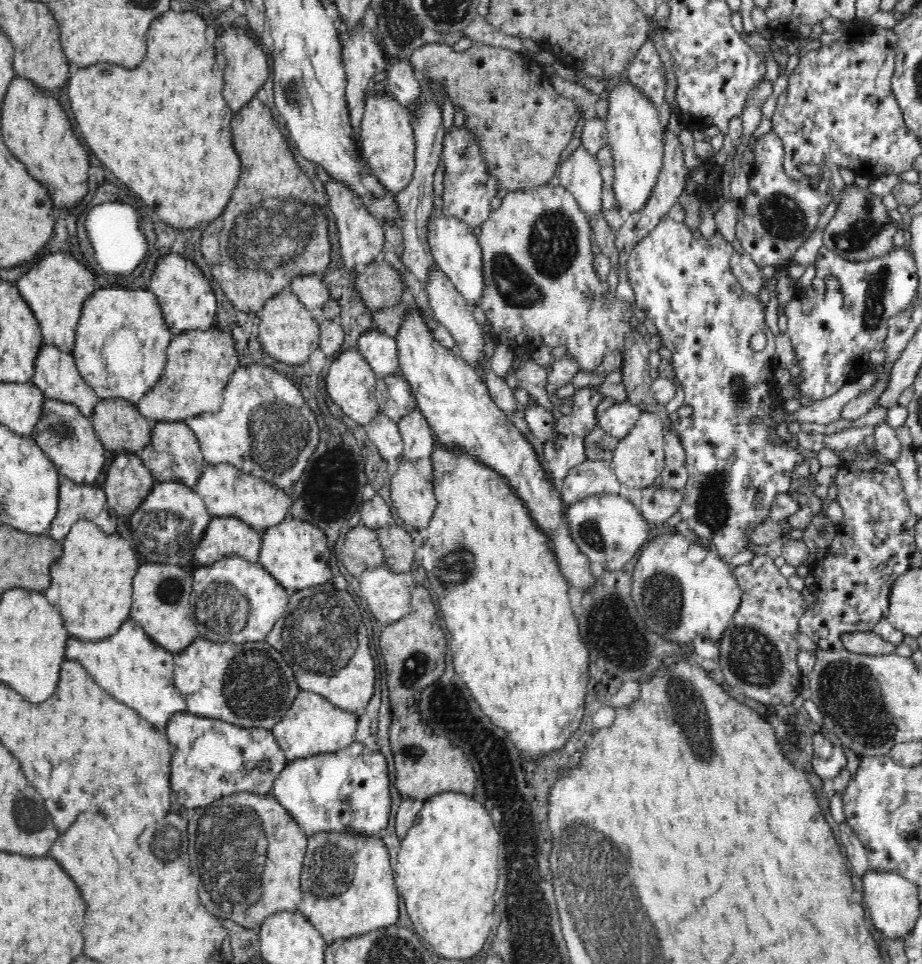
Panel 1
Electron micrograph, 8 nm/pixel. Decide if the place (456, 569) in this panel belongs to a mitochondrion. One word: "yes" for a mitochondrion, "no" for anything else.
yes

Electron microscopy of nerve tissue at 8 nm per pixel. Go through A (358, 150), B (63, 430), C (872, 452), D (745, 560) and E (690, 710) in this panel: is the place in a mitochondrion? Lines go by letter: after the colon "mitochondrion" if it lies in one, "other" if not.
A: other
B: mitochondrion
C: other
D: other
E: mitochondrion

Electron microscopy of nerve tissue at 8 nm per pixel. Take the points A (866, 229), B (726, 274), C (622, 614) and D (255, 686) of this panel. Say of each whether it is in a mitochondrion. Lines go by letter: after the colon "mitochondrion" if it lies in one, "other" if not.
A: mitochondrion
B: other
C: mitochondrion
D: mitochondrion

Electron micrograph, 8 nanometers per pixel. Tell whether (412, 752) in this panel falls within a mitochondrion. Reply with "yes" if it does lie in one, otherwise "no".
yes

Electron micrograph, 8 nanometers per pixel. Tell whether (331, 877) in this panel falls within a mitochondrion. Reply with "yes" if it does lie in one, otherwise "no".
yes

